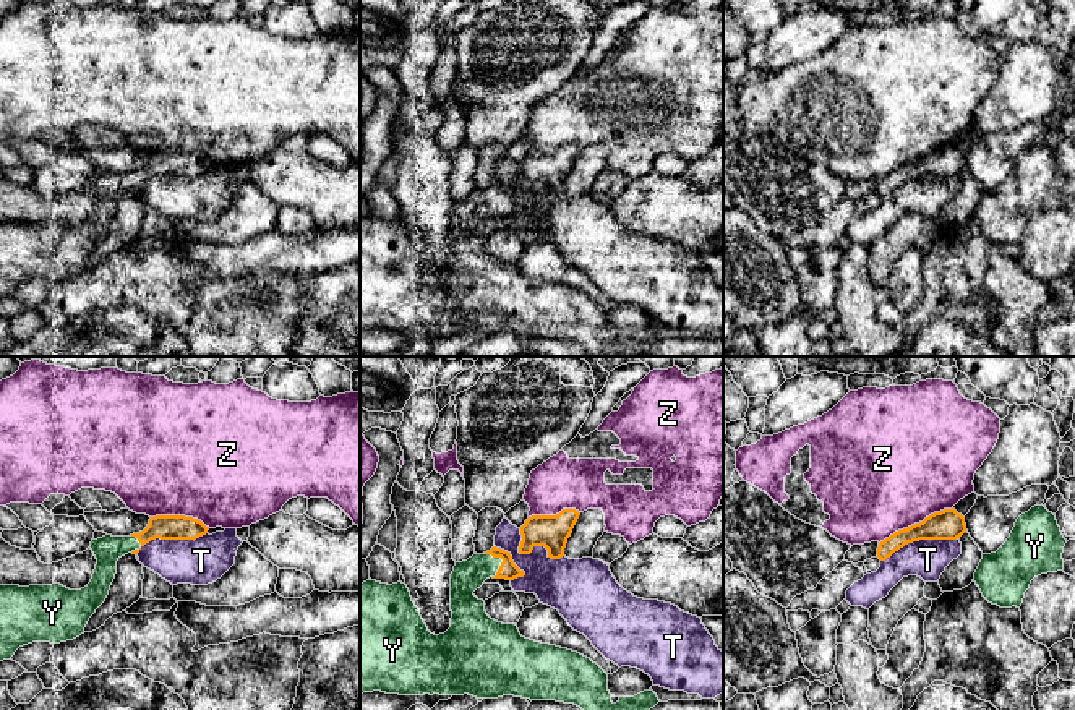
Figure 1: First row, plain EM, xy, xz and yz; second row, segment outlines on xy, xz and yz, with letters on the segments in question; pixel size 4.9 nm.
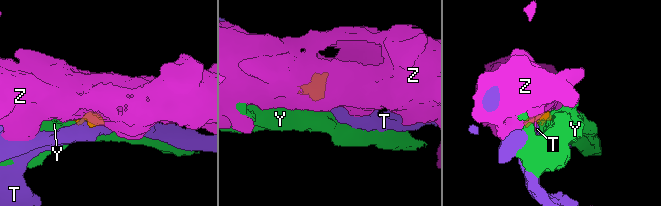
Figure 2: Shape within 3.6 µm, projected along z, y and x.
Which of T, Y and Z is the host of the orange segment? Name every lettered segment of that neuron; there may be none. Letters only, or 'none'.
Y

